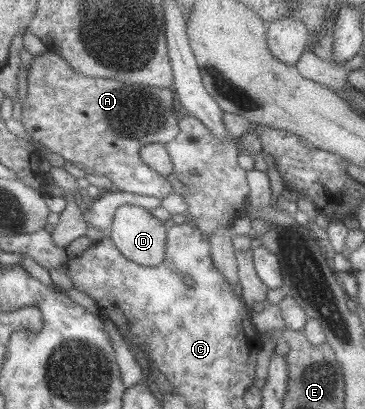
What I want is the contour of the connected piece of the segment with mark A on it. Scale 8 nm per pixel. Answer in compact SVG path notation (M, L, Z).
M47 51L33 56L27 78L27 95L20 124L35 141L60 154L66 161L82 168L93 168L95 173L107 176L118 191L163 200L173 193L166 175L159 174L140 157L140 148L149 143L165 143L179 133L182 110L172 88L145 87L105 78L91 78L71 69L61 55Z

